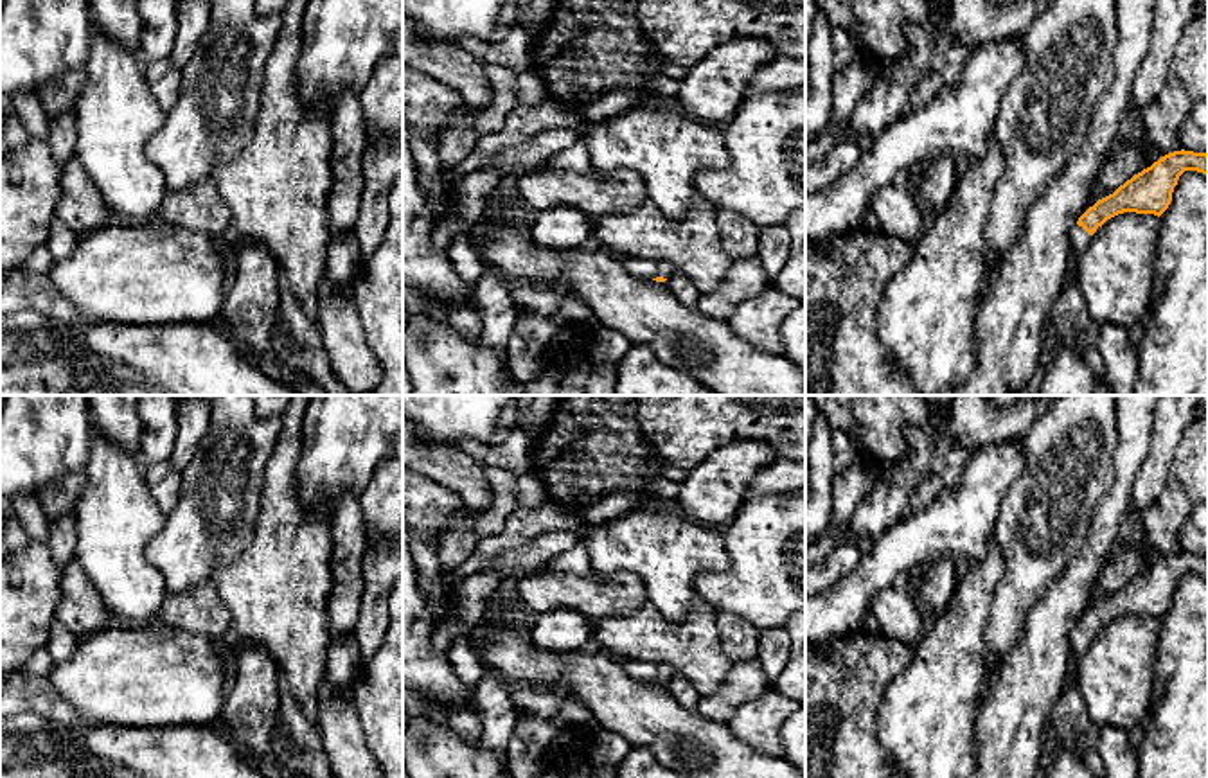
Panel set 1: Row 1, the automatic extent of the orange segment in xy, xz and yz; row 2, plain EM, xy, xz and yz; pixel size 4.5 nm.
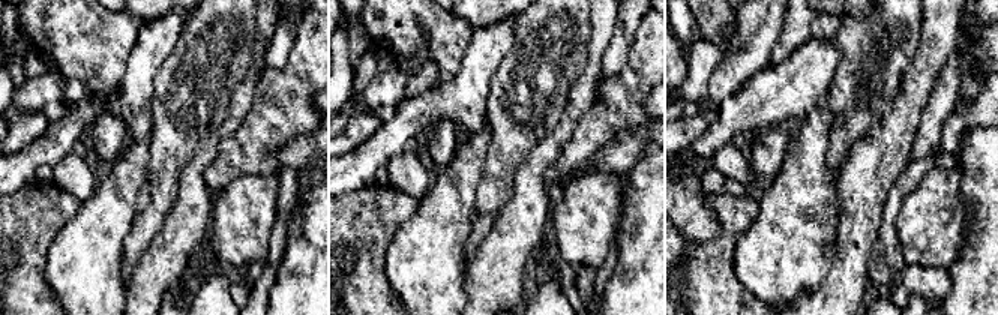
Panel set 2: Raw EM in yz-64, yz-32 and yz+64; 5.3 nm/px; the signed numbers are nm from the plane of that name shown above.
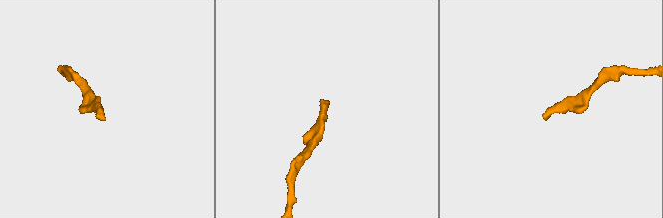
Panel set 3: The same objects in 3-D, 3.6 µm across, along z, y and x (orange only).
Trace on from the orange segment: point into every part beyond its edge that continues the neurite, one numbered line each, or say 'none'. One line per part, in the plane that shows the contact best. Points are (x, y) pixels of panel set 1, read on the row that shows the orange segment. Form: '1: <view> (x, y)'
1: xz (644, 268)

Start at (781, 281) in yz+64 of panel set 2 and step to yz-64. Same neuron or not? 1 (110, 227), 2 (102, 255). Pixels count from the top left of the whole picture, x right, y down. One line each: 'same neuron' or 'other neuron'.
1: same neuron
2: same neuron

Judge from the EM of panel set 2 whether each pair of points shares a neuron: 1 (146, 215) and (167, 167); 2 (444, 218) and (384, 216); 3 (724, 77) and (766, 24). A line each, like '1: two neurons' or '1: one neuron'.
1: one neuron
2: two neurons
3: one neuron

